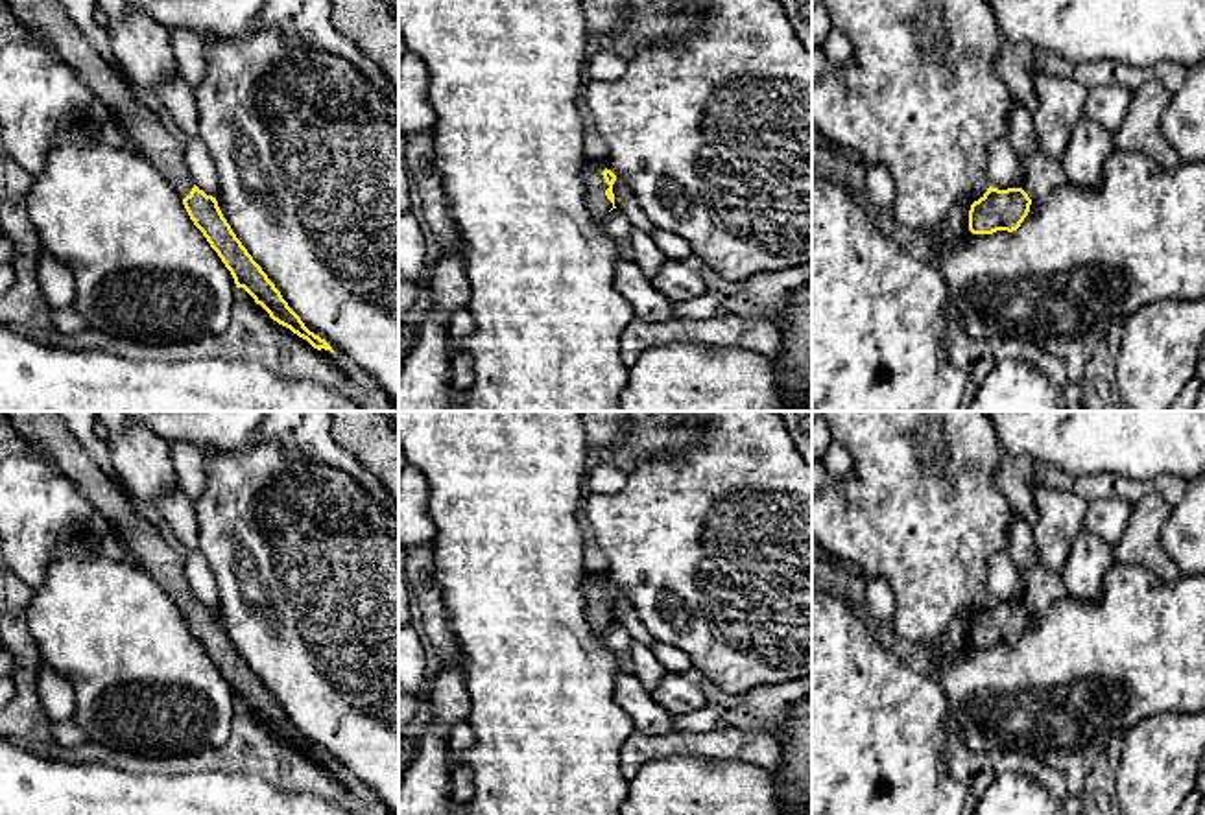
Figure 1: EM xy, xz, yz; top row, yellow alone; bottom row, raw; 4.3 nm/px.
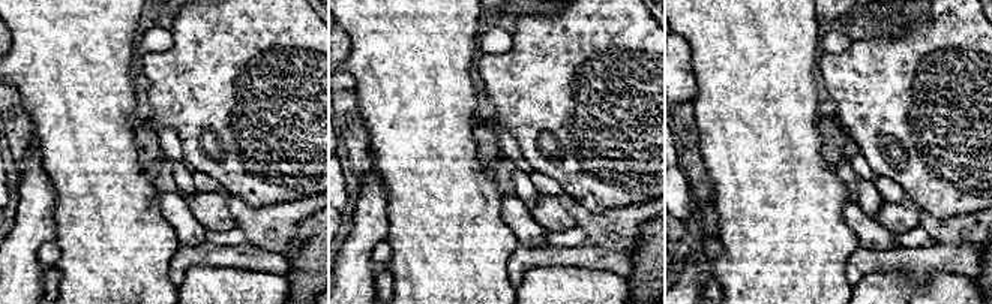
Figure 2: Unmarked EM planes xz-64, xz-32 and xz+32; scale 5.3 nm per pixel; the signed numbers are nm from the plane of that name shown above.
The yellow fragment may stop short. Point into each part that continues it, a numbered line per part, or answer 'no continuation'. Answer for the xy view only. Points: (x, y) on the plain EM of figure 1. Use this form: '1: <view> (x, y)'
1: xy (152, 552)

